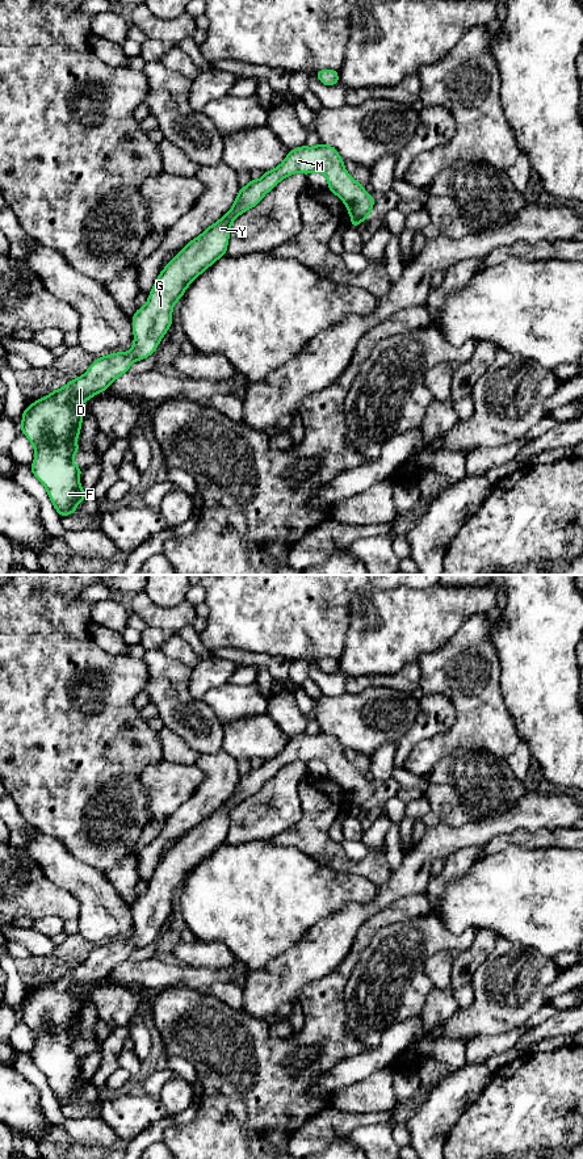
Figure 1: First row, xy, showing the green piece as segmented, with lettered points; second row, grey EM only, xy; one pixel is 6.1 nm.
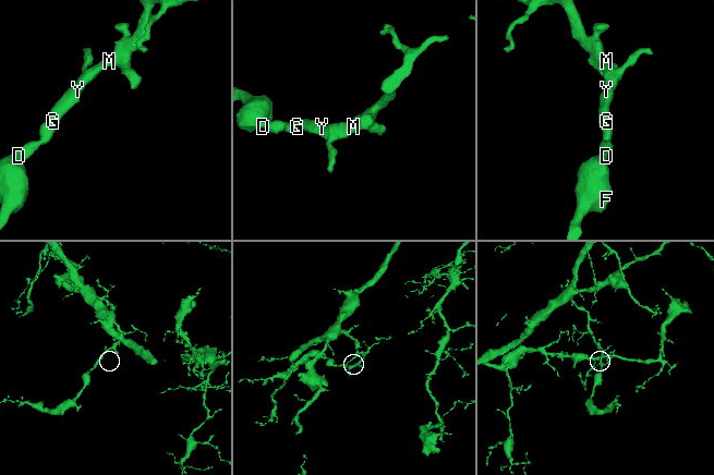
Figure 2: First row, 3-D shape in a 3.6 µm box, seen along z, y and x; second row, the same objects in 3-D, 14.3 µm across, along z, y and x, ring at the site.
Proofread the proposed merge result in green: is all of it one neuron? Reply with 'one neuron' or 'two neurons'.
one neuron

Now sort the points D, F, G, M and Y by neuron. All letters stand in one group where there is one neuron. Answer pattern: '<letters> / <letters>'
D F G M Y

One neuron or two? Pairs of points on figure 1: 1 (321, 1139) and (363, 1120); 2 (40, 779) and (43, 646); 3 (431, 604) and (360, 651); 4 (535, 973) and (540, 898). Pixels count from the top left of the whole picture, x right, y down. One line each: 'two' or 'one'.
1: one
2: one
3: one
4: two

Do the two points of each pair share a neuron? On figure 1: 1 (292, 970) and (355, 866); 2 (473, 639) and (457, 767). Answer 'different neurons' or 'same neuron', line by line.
1: different neurons
2: different neurons

